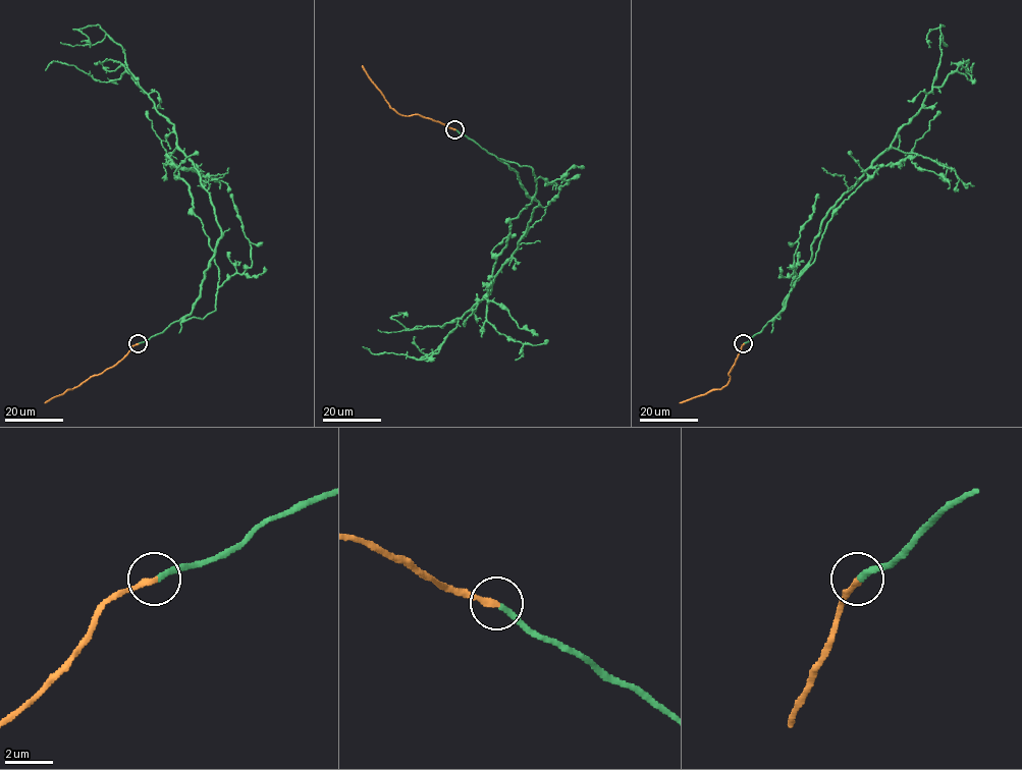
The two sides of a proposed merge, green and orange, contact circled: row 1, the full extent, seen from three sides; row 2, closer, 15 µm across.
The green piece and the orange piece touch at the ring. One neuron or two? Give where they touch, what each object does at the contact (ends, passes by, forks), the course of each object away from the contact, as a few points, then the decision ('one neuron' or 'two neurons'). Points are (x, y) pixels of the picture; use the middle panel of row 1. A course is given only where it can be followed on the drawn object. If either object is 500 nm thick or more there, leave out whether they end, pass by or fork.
at (454, 129); green ends there; orange ends there; green runs (455, 129), (517, 173), (538, 205), (489, 292), (458, 320), (437, 353), (413, 359), (374, 354), (362, 346); orange runs (455, 129), (418, 114), (398, 114), (362, 65); one neuron

